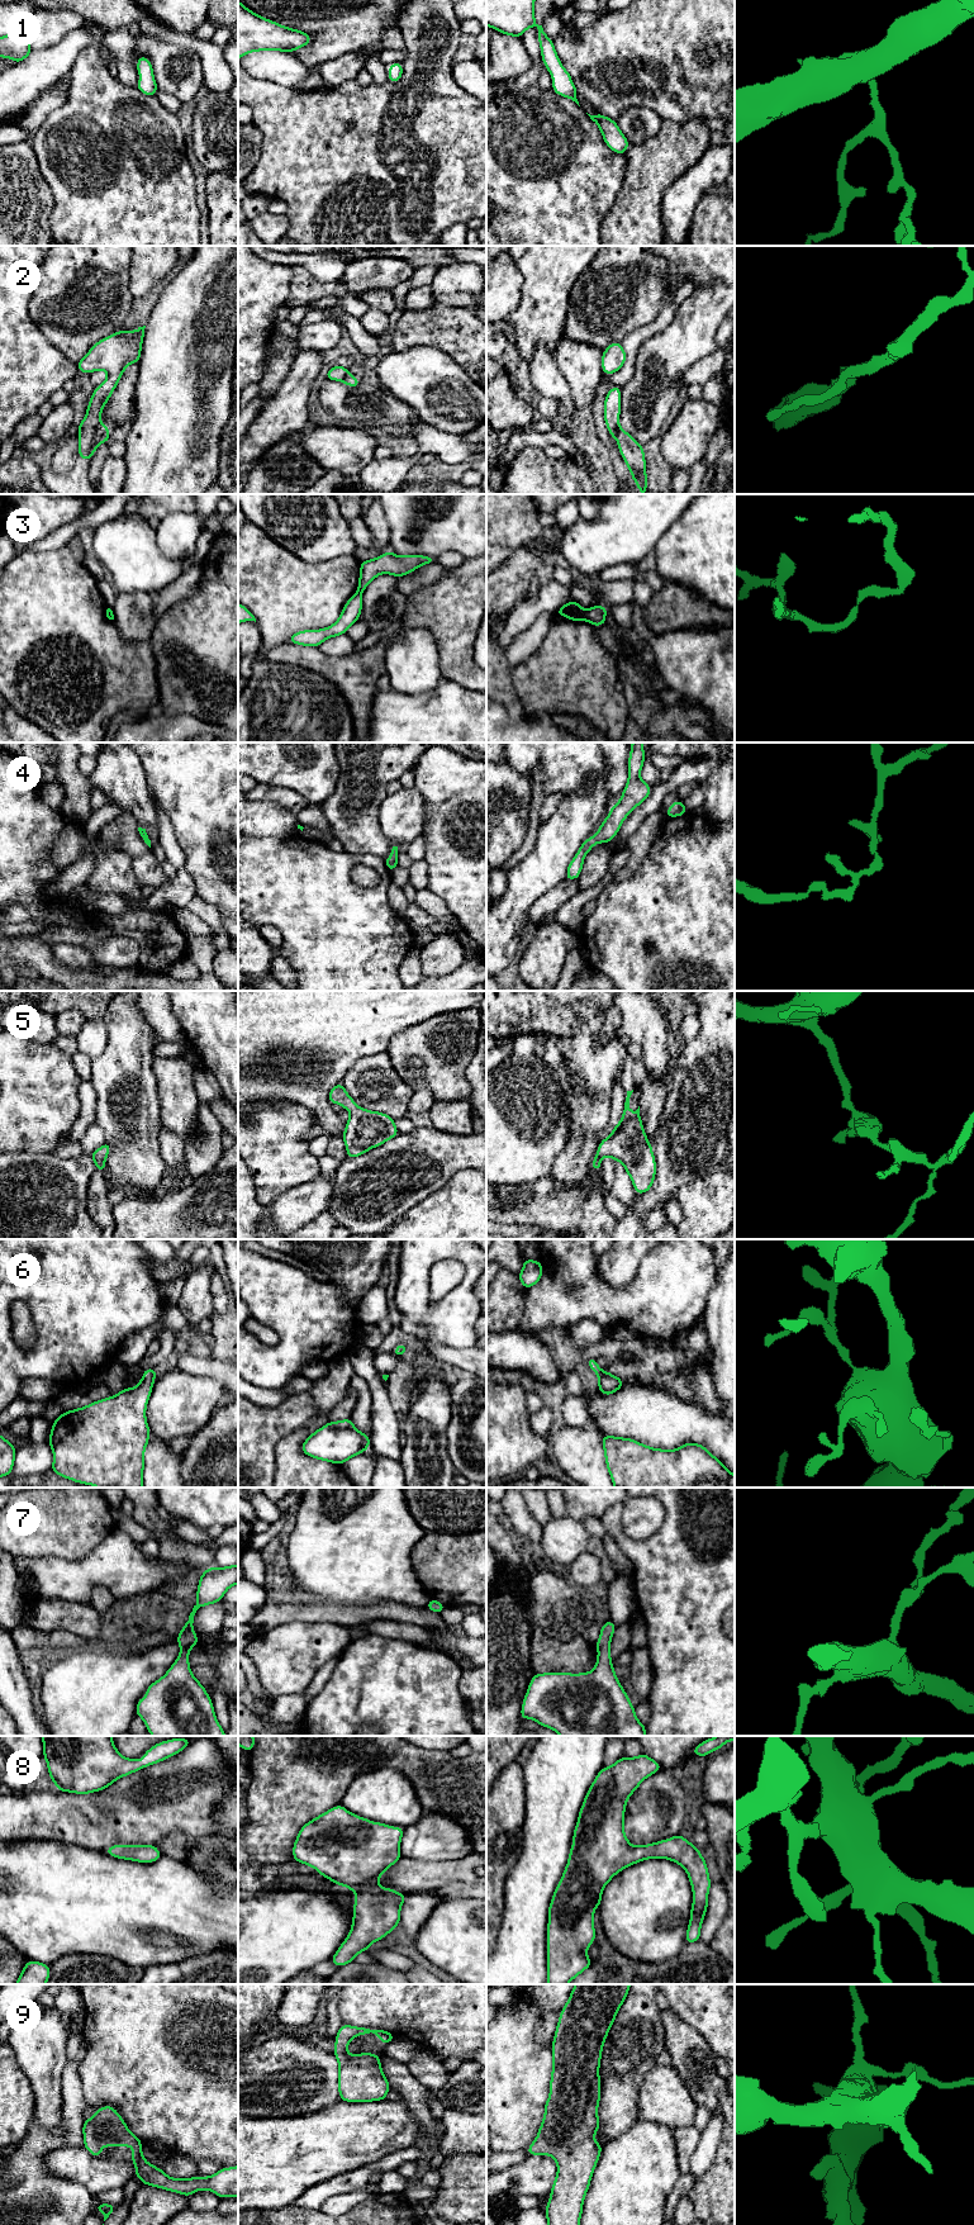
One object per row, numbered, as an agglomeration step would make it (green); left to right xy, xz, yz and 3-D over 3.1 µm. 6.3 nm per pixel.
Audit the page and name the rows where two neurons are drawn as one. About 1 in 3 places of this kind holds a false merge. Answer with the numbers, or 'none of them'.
2, 3

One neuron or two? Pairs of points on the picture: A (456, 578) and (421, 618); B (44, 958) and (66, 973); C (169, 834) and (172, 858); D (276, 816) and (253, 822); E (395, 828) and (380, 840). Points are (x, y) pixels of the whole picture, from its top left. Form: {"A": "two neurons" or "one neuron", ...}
{"A": "one neuron", "B": "one neuron", "C": "one neuron", "D": "one neuron", "E": "two neurons"}

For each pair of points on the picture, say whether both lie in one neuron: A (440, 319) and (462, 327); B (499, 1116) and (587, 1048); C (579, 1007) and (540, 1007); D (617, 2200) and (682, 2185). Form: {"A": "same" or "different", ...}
{"A": "same", "B": "different", "C": "different", "D": "different"}

